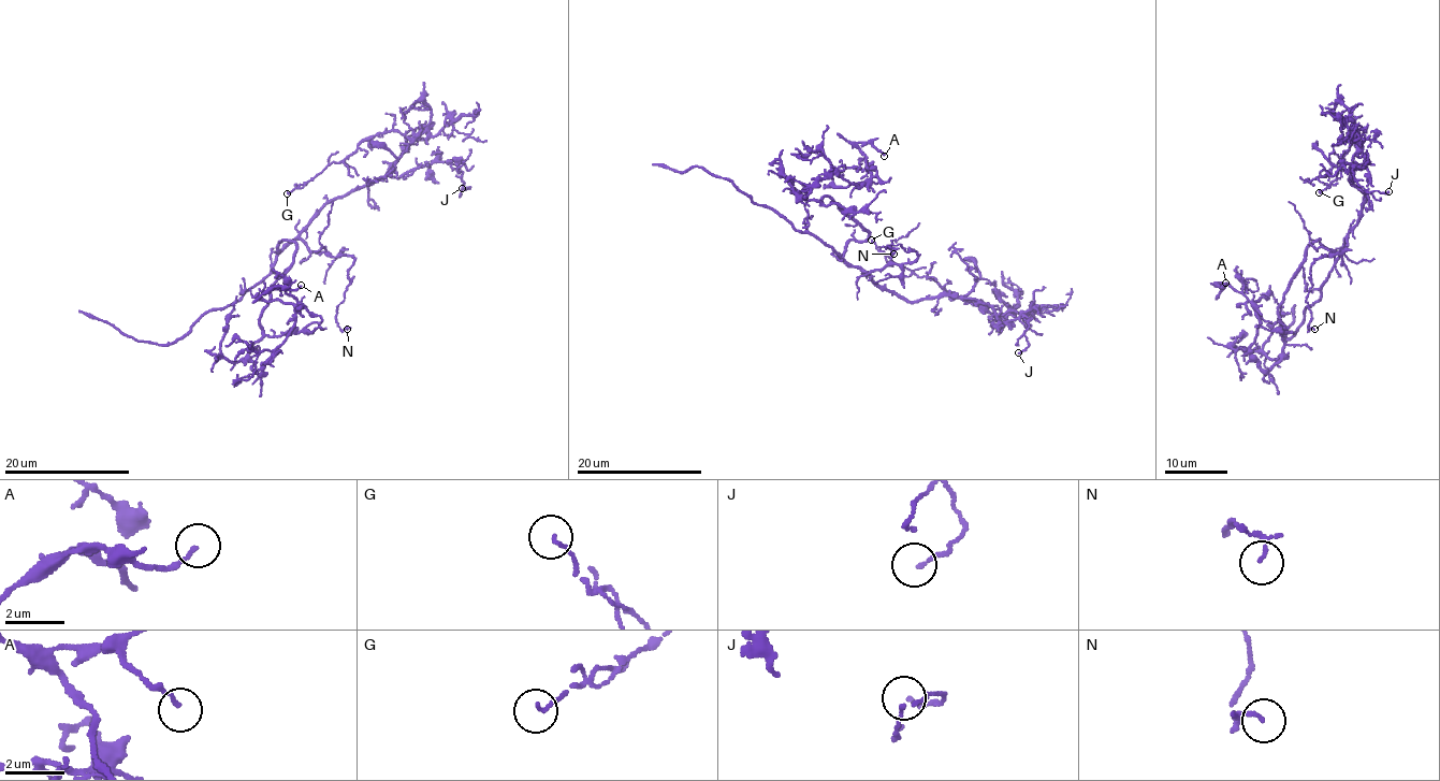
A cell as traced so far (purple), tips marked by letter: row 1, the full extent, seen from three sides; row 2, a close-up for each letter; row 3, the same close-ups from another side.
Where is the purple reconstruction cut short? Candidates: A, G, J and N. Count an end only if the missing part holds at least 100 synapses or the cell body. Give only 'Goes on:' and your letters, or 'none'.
Goes on: none

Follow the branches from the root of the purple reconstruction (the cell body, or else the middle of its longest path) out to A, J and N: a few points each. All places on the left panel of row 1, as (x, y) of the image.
A: (278, 245), (296, 252), (261, 311), (256, 373), (295, 321), (296, 301), (275, 287), (301, 285)
J: (278, 245), (278, 251), (326, 204), (387, 175), (449, 161), (462, 173), (462, 186), (470, 186), (462, 188)
N: (278, 245), (278, 251), (299, 239), (313, 251), (351, 255), (350, 281), (335, 317), (340, 329), (347, 329)

